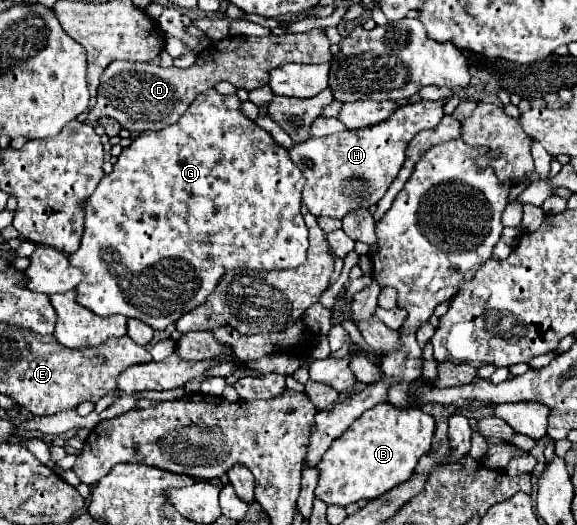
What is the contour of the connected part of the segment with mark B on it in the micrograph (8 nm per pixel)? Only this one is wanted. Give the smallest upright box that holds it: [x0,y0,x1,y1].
[315,403,435,505]

